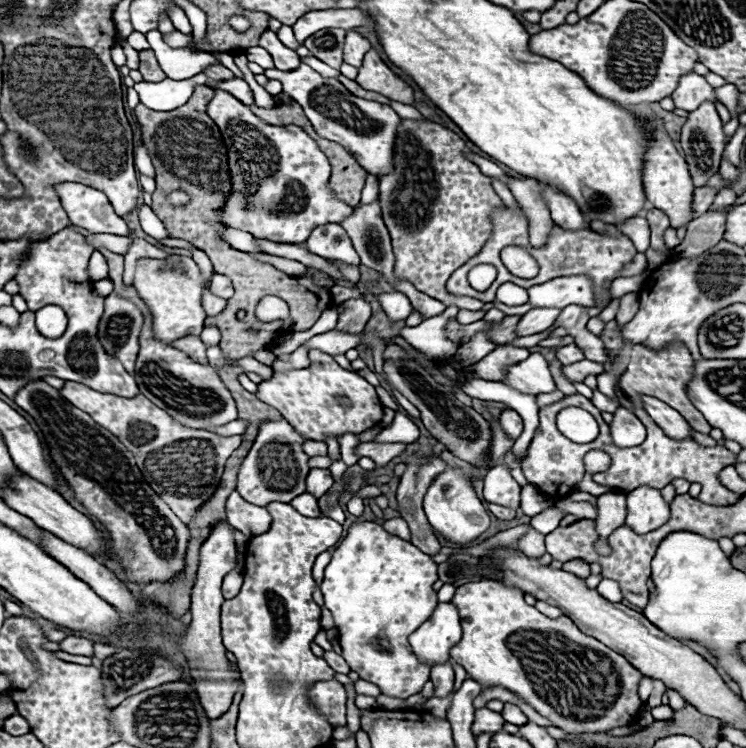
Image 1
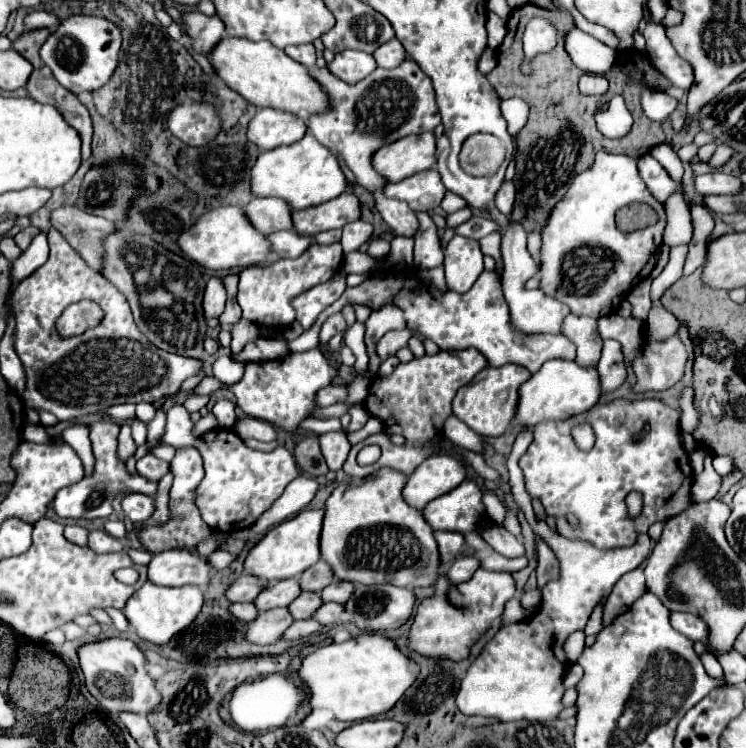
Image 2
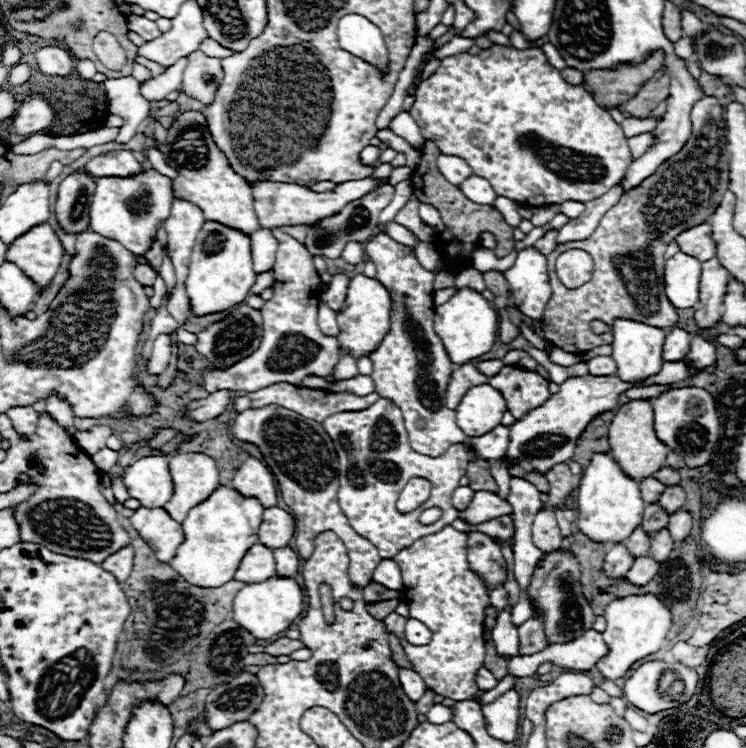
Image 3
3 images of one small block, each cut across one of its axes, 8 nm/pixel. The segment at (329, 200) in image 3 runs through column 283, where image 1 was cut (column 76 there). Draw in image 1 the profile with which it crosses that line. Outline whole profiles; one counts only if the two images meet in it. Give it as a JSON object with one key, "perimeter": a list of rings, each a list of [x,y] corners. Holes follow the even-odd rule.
{"perimeter":[[[78,182],[54,184],[54,190],[74,226],[92,234],[130,236],[128,224],[114,212],[102,192]]]}

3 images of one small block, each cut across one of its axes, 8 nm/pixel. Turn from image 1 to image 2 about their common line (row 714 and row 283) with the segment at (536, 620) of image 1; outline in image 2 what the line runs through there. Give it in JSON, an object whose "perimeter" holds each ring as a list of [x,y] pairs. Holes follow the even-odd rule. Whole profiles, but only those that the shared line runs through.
{"perimeter":[[[598,152],[594,164],[578,174],[568,194],[552,210],[548,226],[542,232],[540,272],[542,290],[568,304],[572,314],[602,318],[618,310],[628,292],[654,268],[654,252],[662,244],[666,228],[666,206],[658,202],[638,174],[636,160],[622,154]],[[632,202],[650,204],[660,220],[654,226],[622,232],[616,228],[614,216],[622,206]]]}

